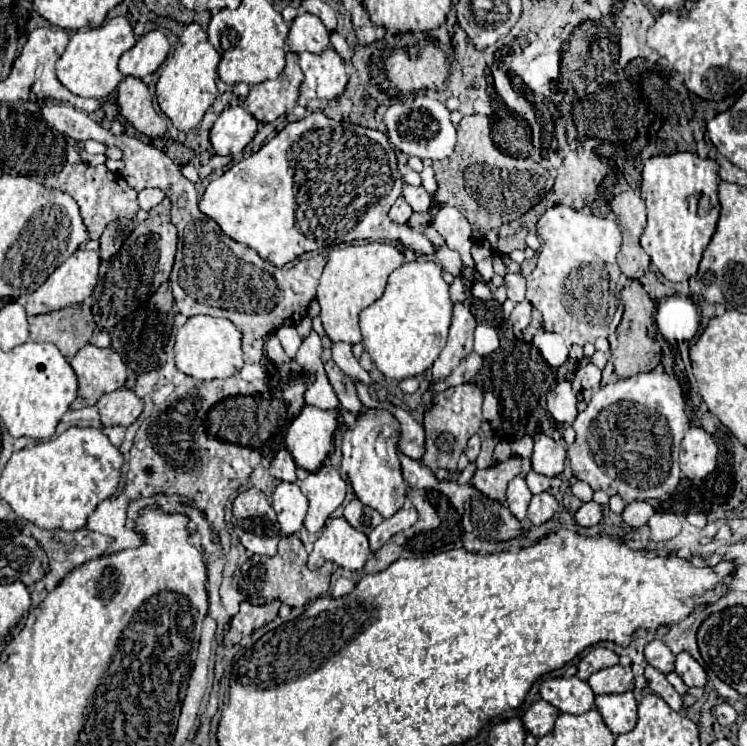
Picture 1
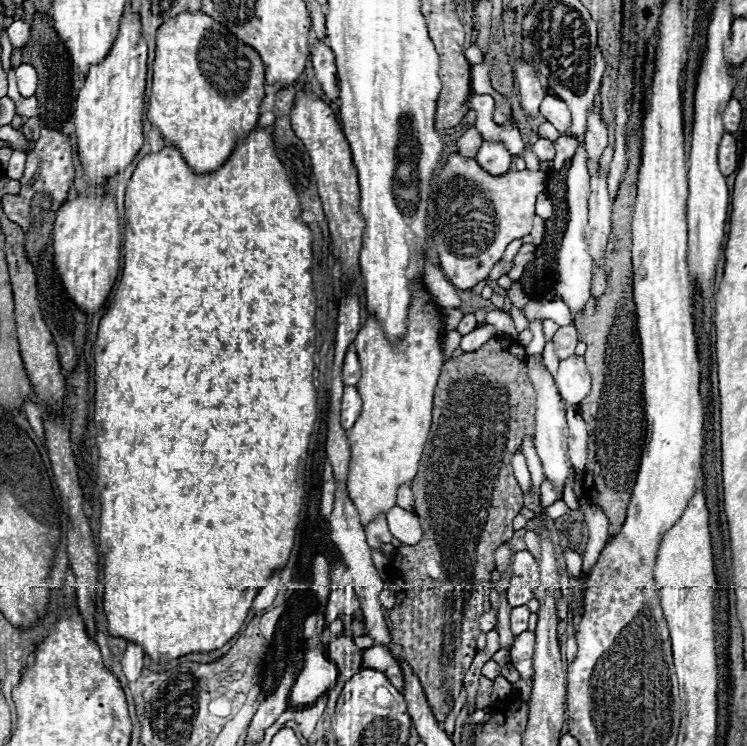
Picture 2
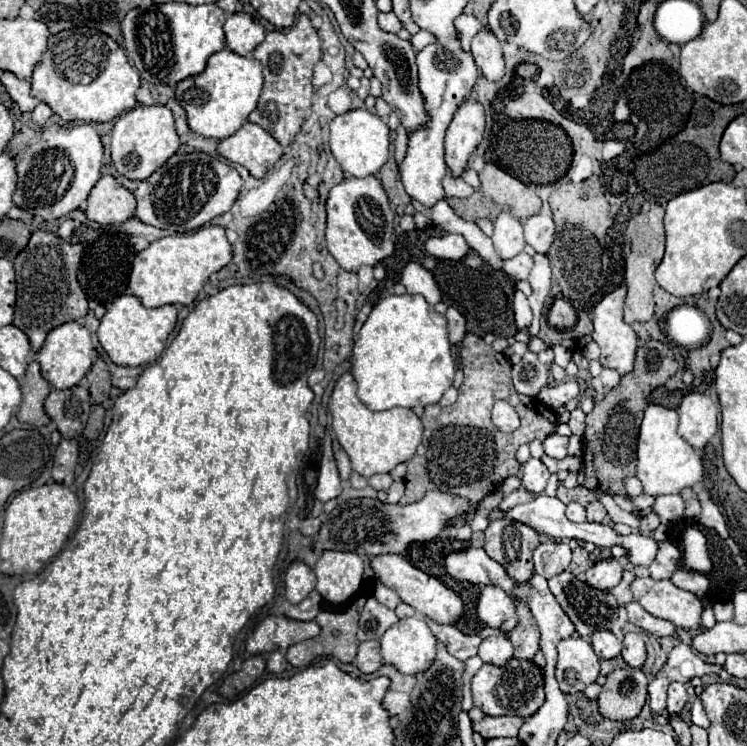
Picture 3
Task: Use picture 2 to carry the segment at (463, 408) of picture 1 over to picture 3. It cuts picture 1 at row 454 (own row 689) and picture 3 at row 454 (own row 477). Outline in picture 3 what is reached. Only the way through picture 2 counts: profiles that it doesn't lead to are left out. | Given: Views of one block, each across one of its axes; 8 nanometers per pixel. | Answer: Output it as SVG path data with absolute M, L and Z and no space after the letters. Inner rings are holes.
M466 334L460 360L464 370L464 382L460 386L460 396L452 406L426 406L422 414L424 438L418 446L416 456L408 462L406 472L406 494L400 502L412 504L424 498L428 490L450 492L454 496L464 496L472 506L478 506L484 496L496 492L496 488L508 478L518 474L518 462L514 458L520 444L530 444L532 440L544 440L548 434L556 432L556 414L536 402L536 410L526 402L522 394L516 392L512 384L512 364L504 354L498 354L482 338ZM496 400L510 400L510 404L520 414L520 428L512 434L498 432L490 422L490 410Z

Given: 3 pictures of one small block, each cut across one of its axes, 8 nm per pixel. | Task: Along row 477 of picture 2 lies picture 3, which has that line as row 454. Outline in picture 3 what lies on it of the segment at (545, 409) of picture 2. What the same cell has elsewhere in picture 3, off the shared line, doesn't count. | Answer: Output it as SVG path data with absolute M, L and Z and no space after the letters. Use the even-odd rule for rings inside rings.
M550 434L546 440L544 440L544 452L550 456L550 458L566 458L568 452L566 452L566 446L568 446L568 438L560 436L560 434Z

